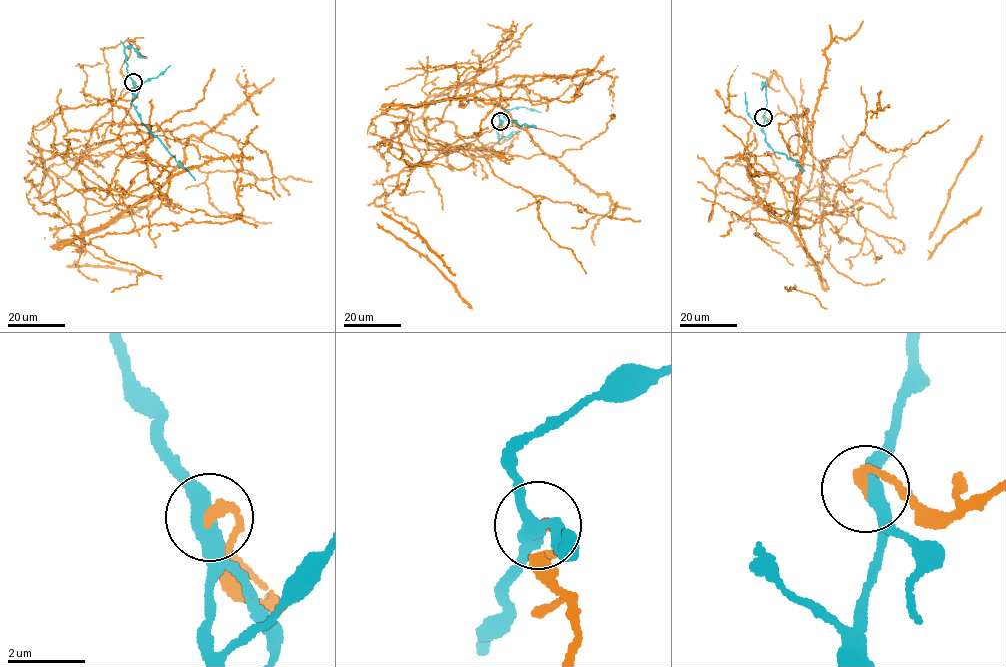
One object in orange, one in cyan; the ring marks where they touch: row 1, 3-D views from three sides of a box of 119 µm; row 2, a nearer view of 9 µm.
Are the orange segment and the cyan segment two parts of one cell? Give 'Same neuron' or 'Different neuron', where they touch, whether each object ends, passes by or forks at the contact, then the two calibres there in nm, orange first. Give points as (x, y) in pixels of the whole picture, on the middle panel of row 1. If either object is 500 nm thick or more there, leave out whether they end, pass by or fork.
Different neuron. Place: (500, 121). At the ring orange ends. At the ring cyan passes by. Thickness 280 nm (orange) against 400 nm

